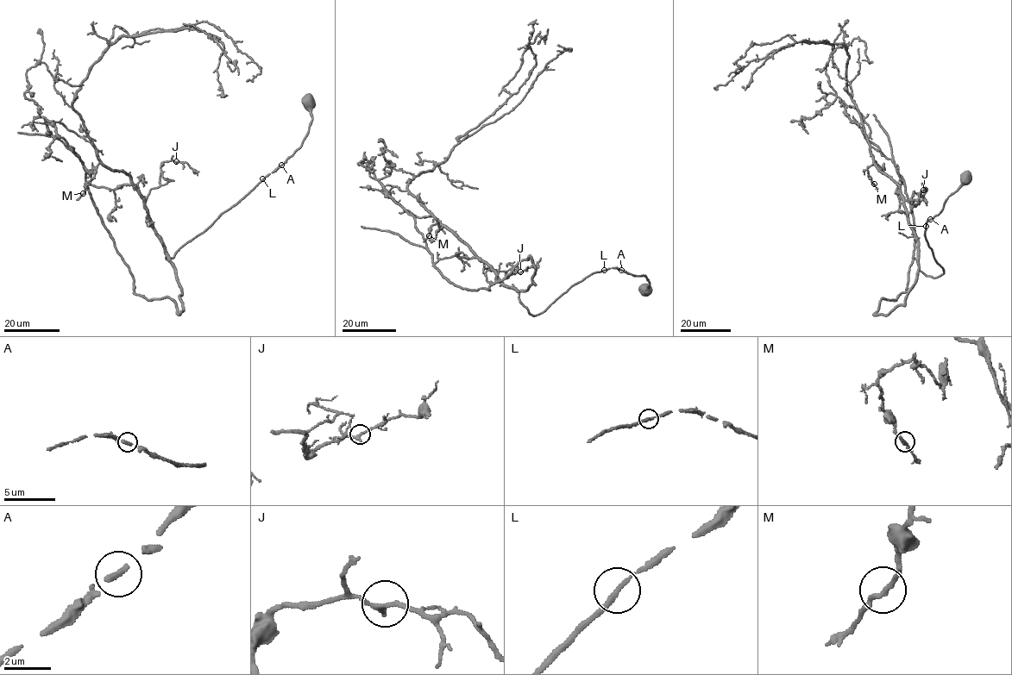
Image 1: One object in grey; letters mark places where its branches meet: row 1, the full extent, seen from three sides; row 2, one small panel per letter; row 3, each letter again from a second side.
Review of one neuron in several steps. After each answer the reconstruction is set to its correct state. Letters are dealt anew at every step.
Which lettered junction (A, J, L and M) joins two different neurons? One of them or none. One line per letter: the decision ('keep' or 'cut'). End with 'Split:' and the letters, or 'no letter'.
A: keep
J: keep
L: keep
M: keep
Split: no letter

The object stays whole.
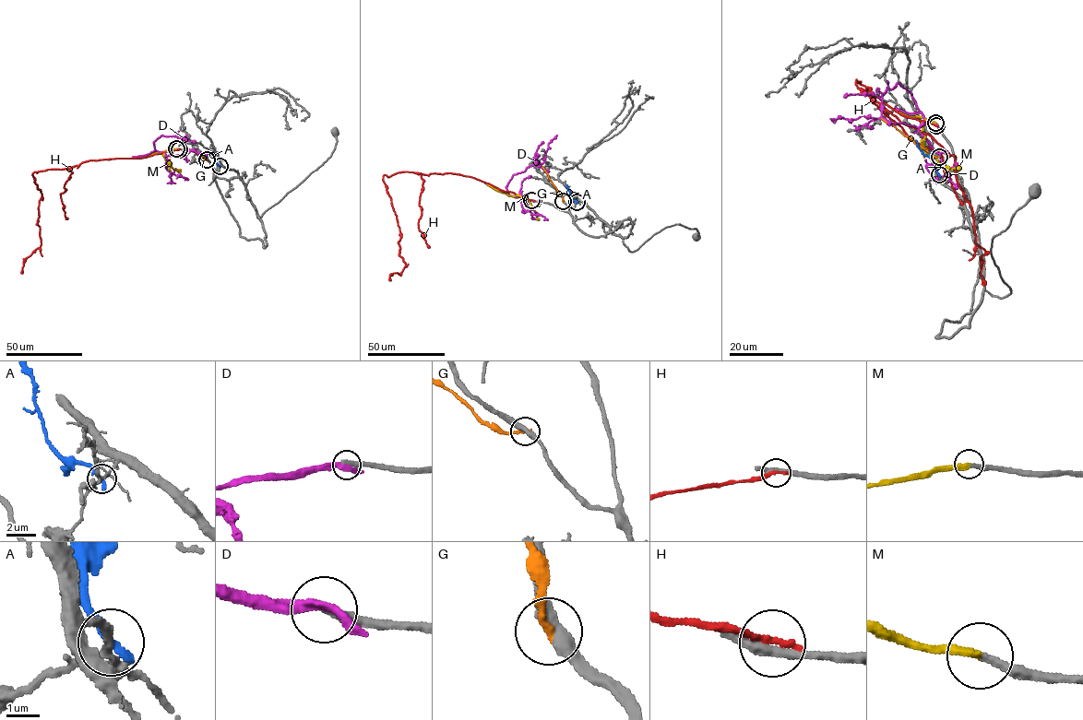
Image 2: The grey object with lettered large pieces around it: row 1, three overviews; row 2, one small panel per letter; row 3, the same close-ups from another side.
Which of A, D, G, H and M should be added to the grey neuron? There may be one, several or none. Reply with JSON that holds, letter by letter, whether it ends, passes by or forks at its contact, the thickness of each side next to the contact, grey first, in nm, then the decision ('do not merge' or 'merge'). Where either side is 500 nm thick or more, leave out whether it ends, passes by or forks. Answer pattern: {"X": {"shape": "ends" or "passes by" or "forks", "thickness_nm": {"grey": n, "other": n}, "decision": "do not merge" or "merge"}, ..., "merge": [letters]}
{"A": {"shape": "ends", "thickness_nm": {"grey": 200, "other": 320}, "decision": "do not merge"}, "D": {"shape": "passes by", "thickness_nm": {"grey": 360, "other": 300}, "decision": "do not merge"}, "G": {"shape": "ends", "thickness_nm": {"grey": 400, "other": 220}, "decision": "do not merge"}, "H": {"shape": "ends", "thickness_nm": {"grey": 320, "other": 240}, "decision": "do not merge"}, "M": {"shape": "ends", "thickness_nm": {"grey": 240, "other": 280}, "decision": "merge"}, "merge": ["M"]}

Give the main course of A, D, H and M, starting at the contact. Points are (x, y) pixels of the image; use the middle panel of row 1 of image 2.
A: (577, 202), (571, 197), (566, 184)
D: (531, 200), (510, 195), (505, 186), (514, 174), (543, 163), (548, 144), (556, 135)
H: (533, 201), (456, 173), (384, 175), (400, 232), (399, 255), (406, 265), (400, 273), (390, 276), (390, 280)
M: (531, 200), (517, 195), (530, 202), (539, 220)

